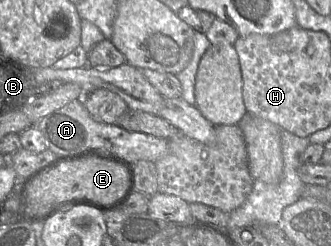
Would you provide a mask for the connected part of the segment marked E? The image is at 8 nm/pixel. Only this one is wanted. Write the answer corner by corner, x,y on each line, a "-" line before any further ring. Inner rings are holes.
87,155
60,163
34,179
27,188
26,206
35,206
39,212
64,200
86,197
100,203
113,203
120,198
131,185
129,167
111,157

